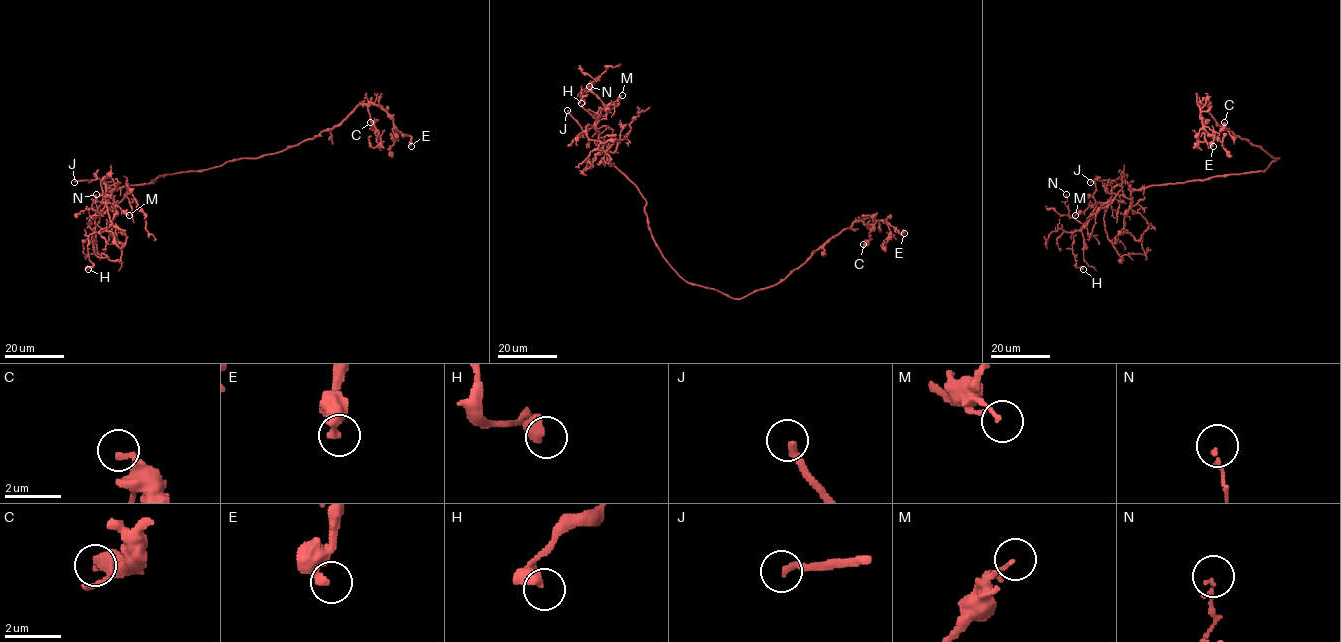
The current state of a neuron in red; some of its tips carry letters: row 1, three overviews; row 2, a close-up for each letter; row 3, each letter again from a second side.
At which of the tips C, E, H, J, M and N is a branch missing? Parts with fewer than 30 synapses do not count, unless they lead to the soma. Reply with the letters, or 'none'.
J

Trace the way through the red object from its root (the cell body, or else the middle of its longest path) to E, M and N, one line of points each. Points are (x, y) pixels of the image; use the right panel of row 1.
E: (1255, 171), (1263, 171), (1279, 158), (1225, 130), (1205, 105), (1198, 104), (1203, 127), (1214, 136), (1213, 146)
M: (1255, 171), (1151, 184), (1139, 189), (1120, 183), (1112, 188), (1107, 202), (1095, 202), (1075, 215)
N: (1255, 171), (1139, 189), (1120, 183), (1084, 223), (1068, 215), (1066, 194)

